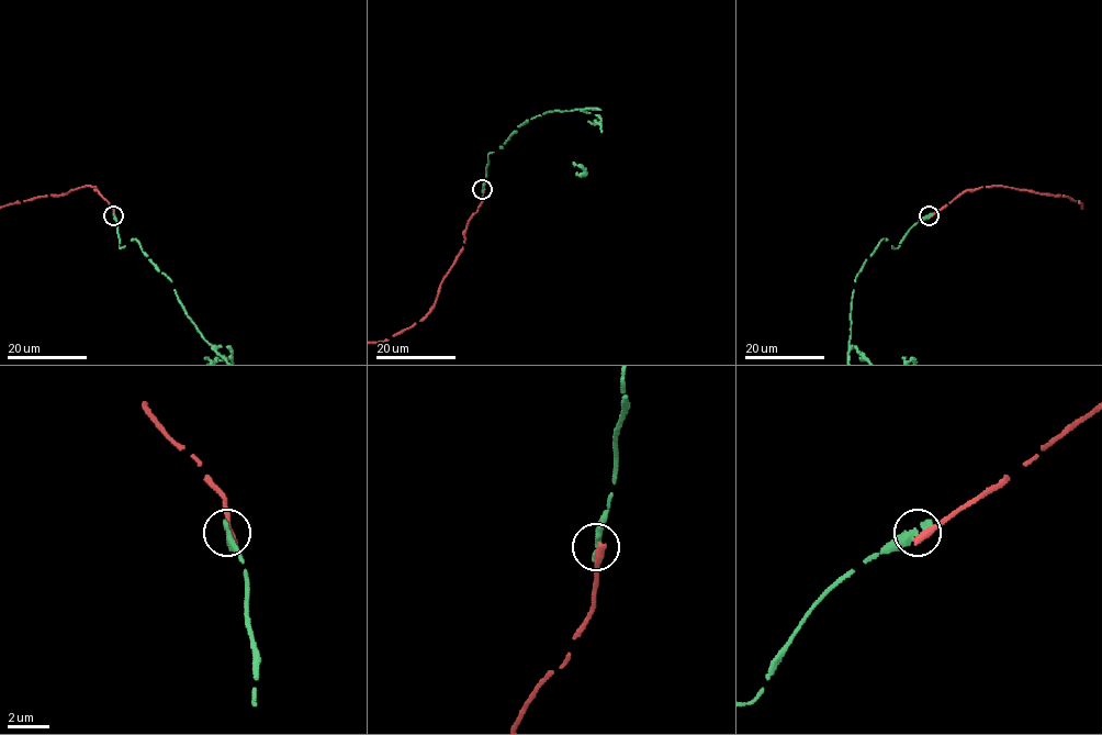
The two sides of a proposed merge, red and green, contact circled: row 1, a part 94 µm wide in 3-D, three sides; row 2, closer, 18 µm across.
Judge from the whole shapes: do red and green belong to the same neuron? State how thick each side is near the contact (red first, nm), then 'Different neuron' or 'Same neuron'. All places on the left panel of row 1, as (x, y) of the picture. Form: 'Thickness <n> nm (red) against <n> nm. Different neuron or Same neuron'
Thickness 400 nm (red) against 400 nm. Different neuron

